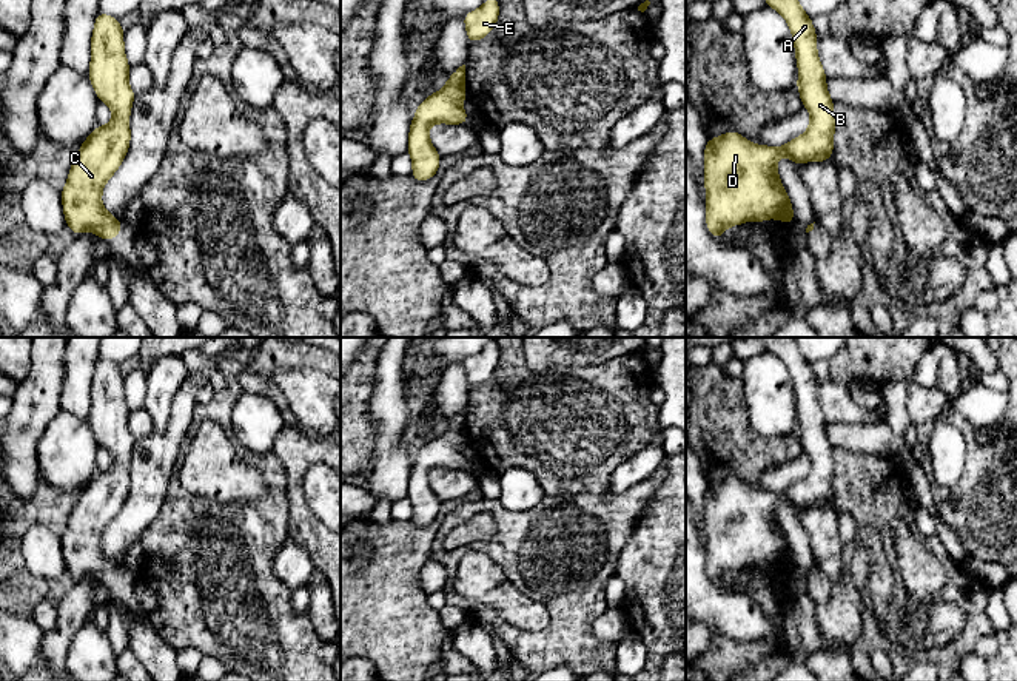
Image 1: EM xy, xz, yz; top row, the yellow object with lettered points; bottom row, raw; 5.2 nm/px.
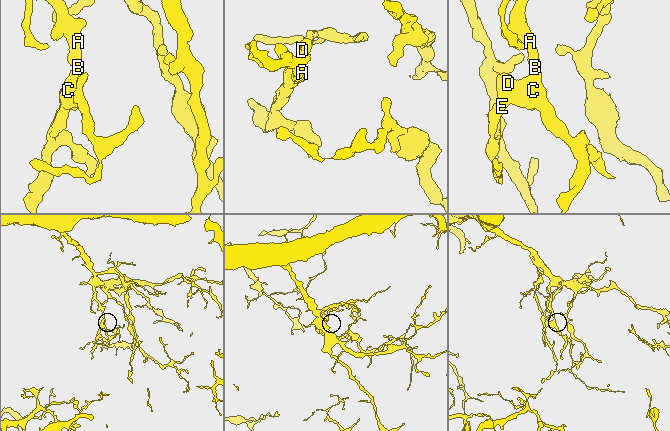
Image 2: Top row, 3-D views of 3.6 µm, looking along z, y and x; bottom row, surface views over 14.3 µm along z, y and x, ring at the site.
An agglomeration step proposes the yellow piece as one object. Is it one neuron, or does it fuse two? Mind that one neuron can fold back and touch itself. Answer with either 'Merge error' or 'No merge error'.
No merge error

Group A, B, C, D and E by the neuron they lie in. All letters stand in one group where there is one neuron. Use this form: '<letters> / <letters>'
A B C D E

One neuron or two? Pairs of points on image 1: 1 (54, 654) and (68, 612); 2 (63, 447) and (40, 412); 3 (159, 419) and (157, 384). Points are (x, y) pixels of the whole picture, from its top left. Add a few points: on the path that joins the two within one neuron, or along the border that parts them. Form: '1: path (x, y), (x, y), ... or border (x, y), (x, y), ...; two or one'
1: path (56, 643), (67, 623); one
2: border (60, 409), (45, 430), (36, 458); two
3: path (159, 410), (159, 393); one

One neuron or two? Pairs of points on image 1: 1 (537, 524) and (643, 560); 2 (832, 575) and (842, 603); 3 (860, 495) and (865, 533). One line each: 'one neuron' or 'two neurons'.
1: two neurons
2: two neurons
3: two neurons

